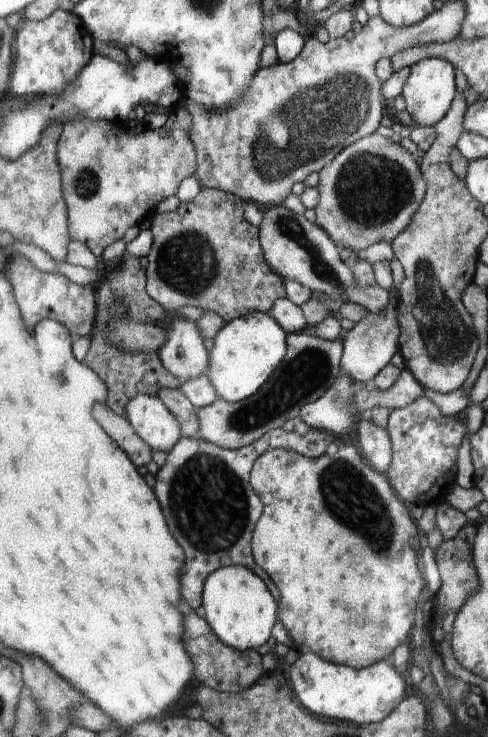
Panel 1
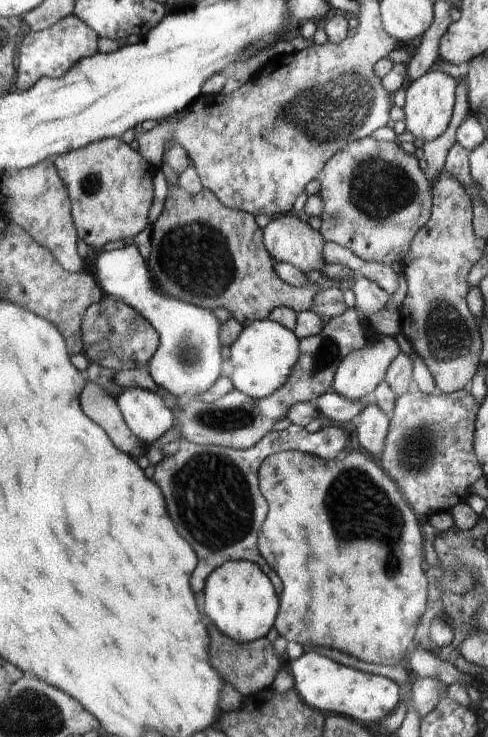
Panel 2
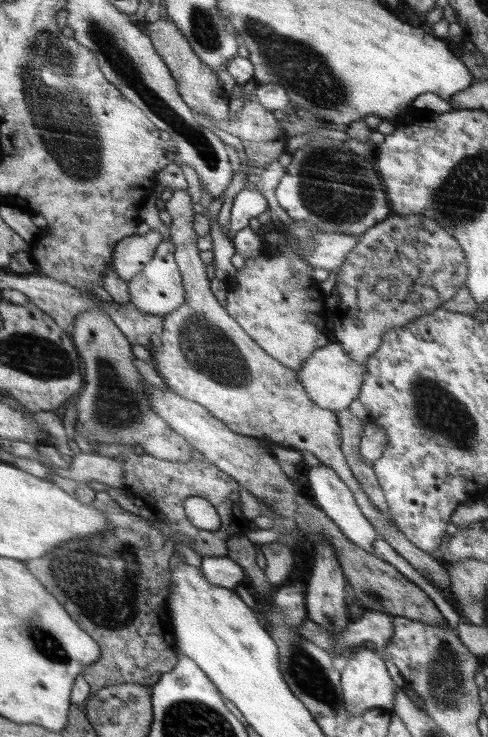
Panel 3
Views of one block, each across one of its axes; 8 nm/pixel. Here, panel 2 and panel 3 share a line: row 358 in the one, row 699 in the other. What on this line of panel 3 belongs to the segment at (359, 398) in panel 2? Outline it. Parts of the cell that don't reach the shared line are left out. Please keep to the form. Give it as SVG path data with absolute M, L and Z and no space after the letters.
M362 648L348 656L348 665L342 673L343 700L346 700L347 711L353 716L363 714L371 708L381 707L392 710L395 699L395 686L391 673L388 672L386 661L378 653Z

